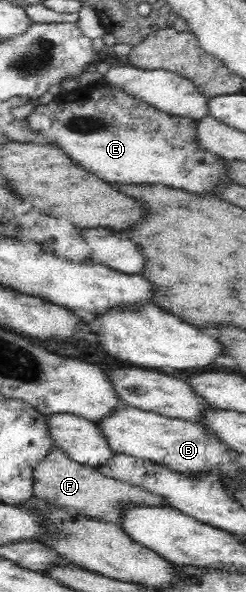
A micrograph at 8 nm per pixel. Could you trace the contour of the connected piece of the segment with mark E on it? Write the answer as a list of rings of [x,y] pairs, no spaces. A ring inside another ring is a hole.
[[[104,80],[56,94],[47,105],[36,106],[24,120],[39,142],[62,148],[72,162],[108,184],[160,184],[192,194],[213,194],[212,189],[218,183],[227,181],[223,158],[204,150],[196,142],[196,122],[193,119],[168,115]]]

